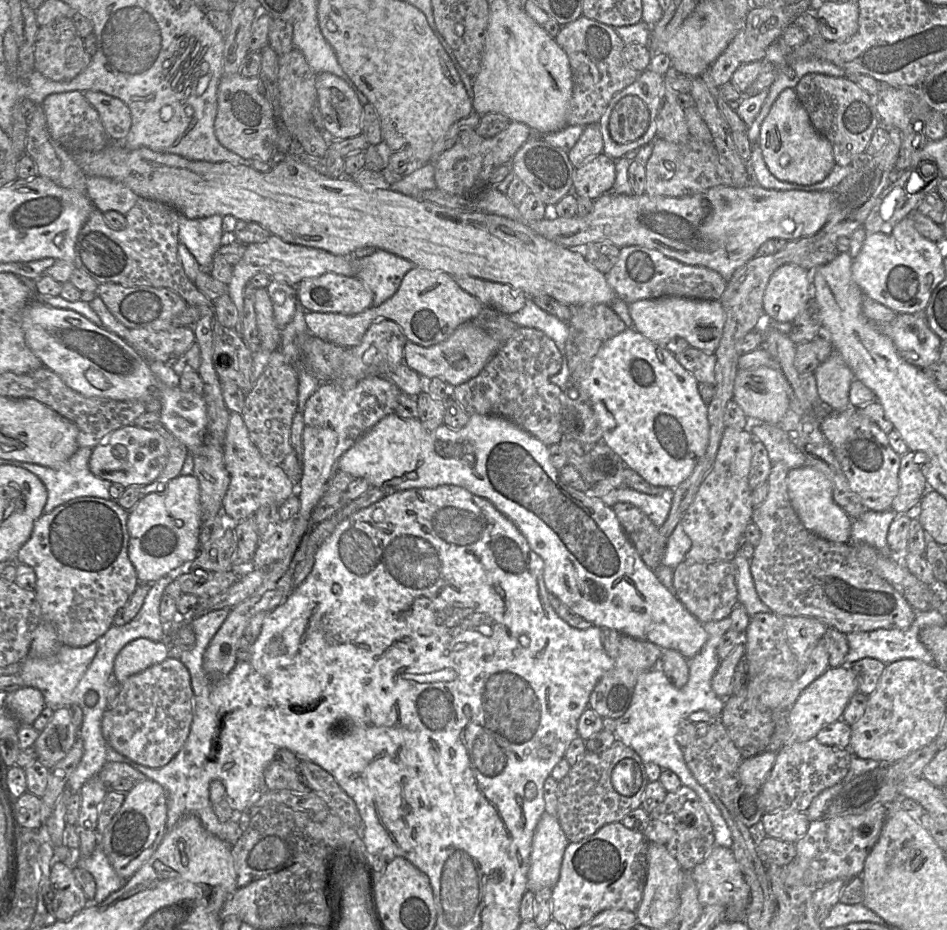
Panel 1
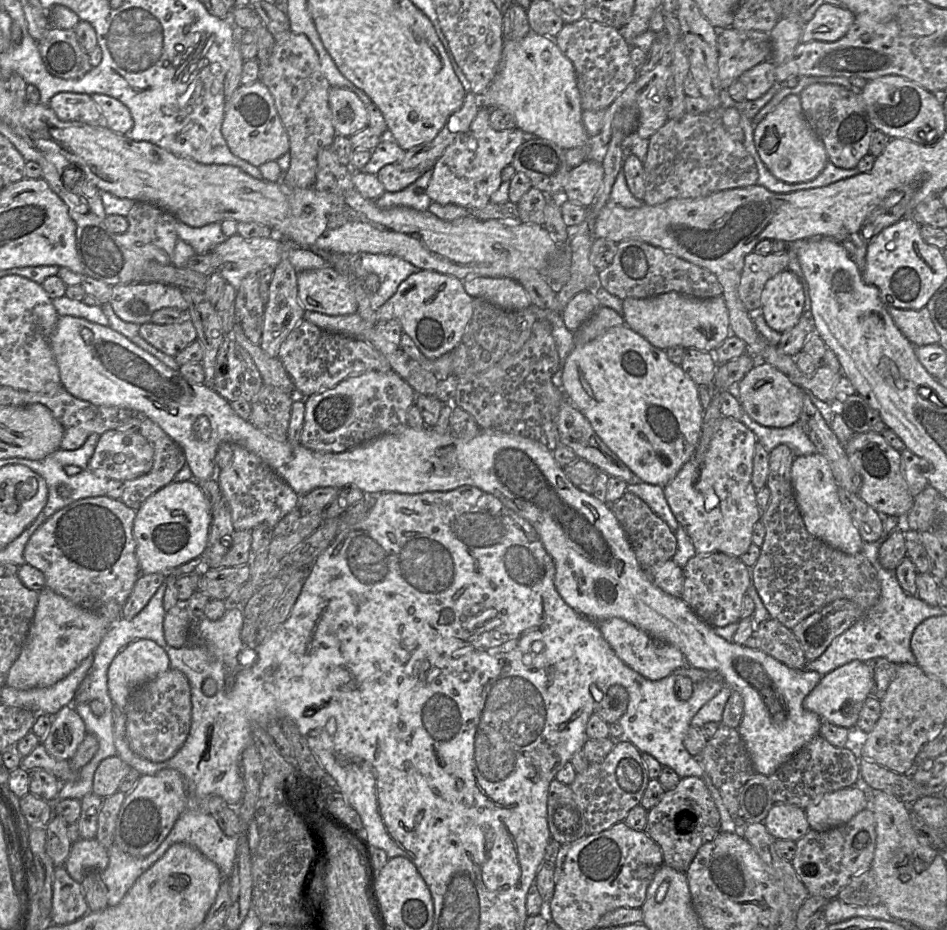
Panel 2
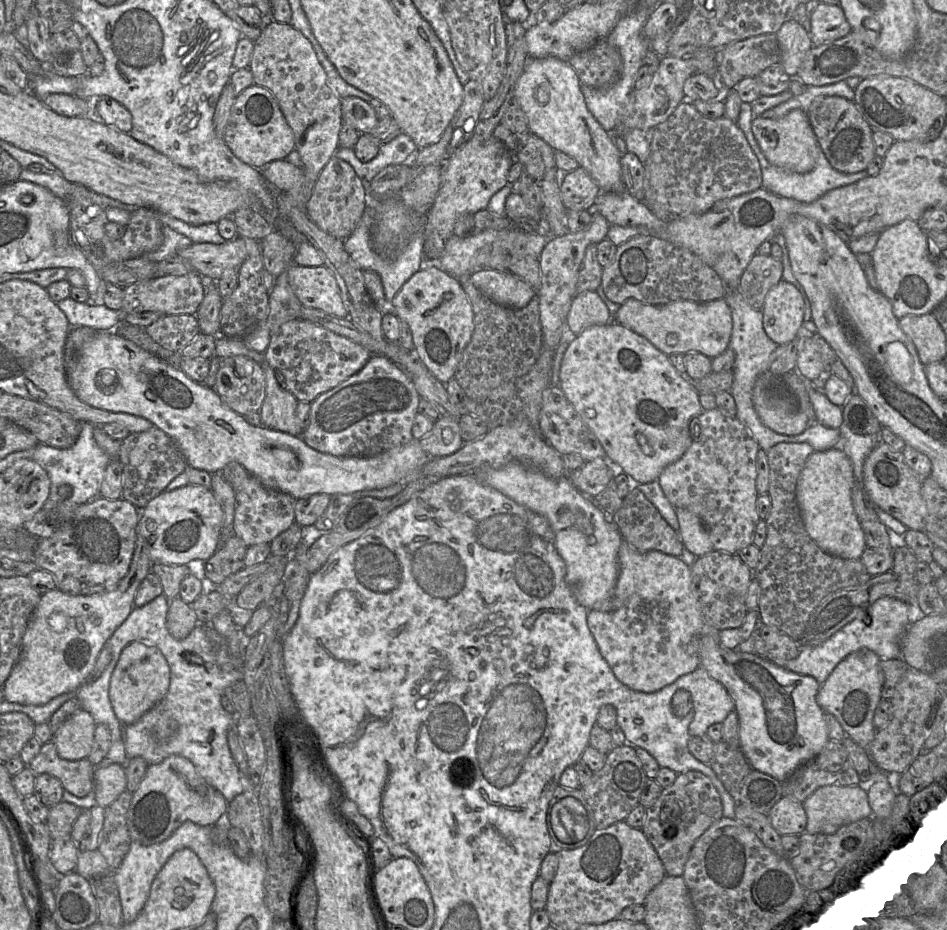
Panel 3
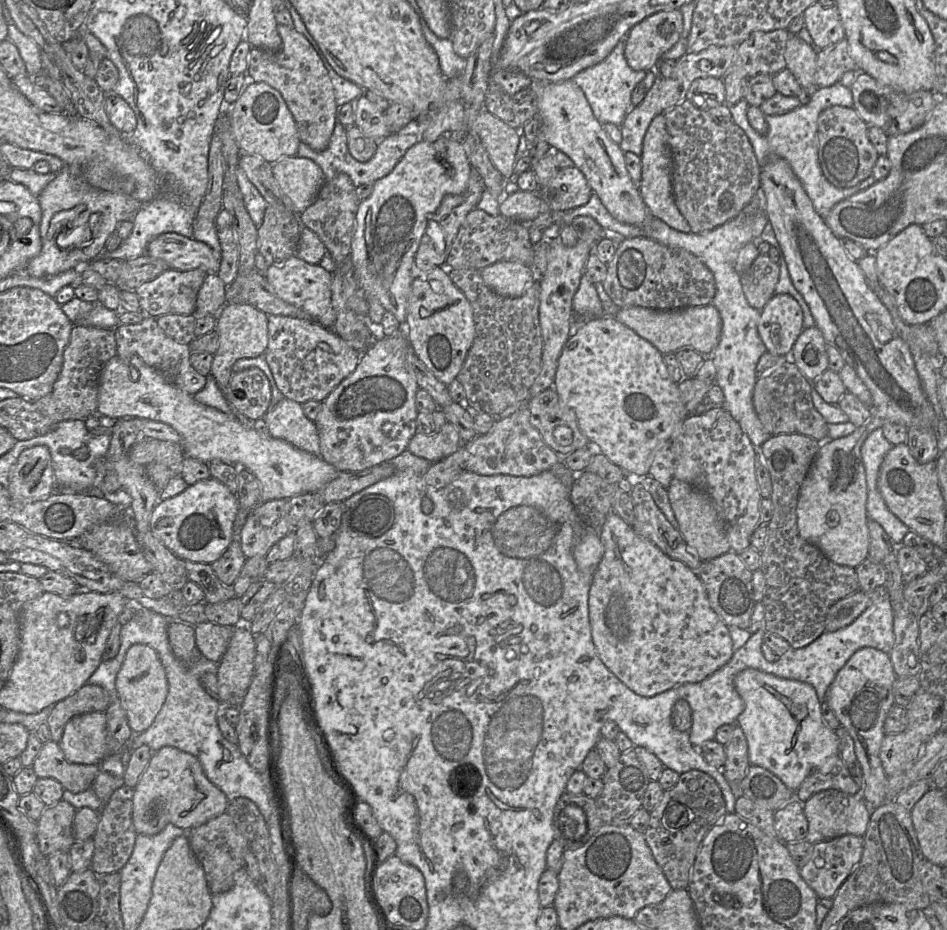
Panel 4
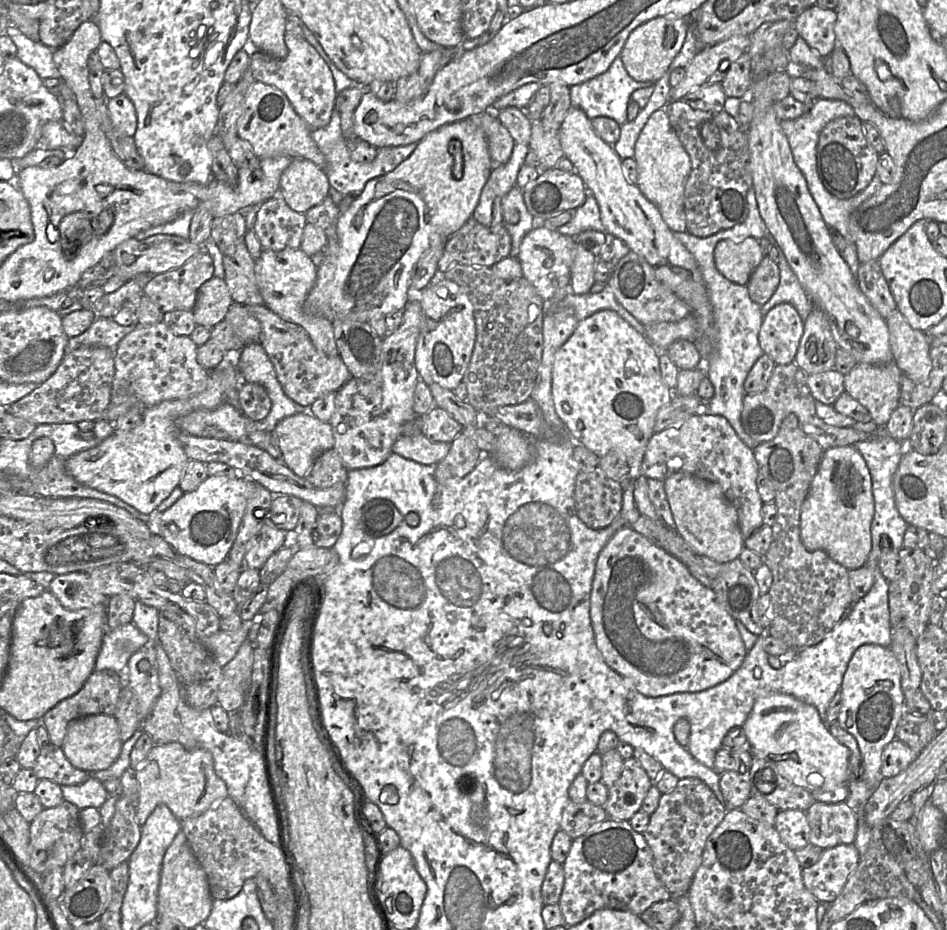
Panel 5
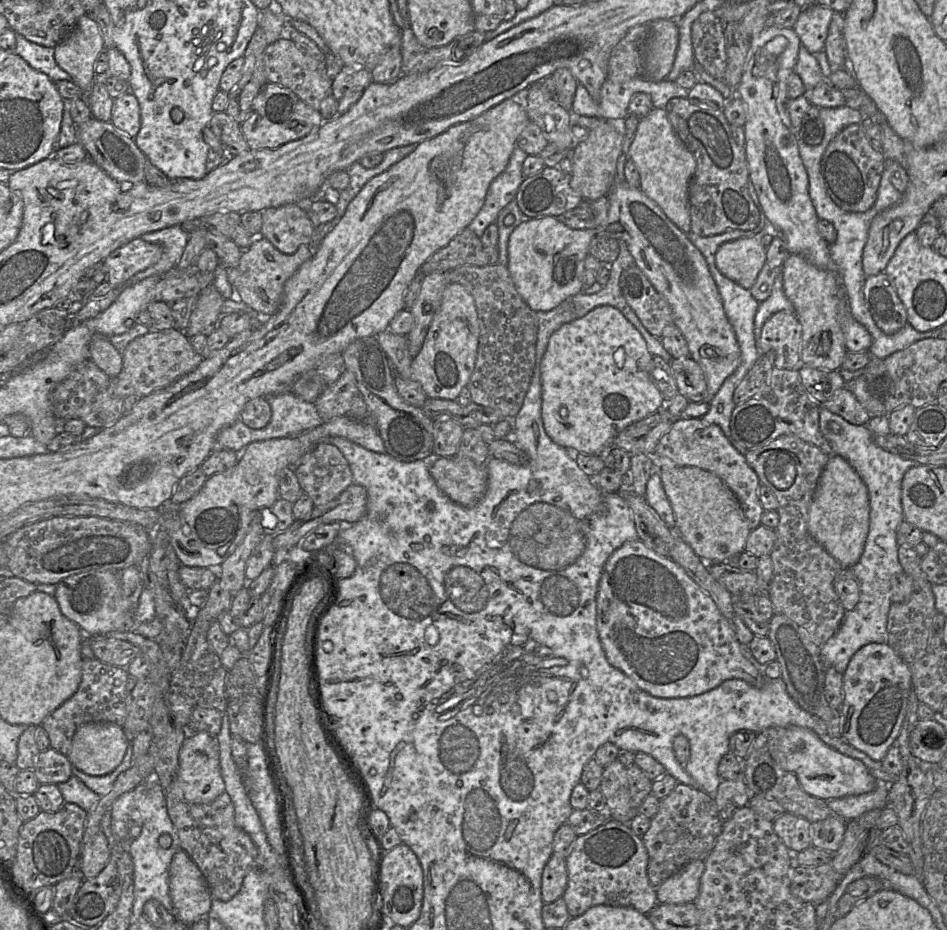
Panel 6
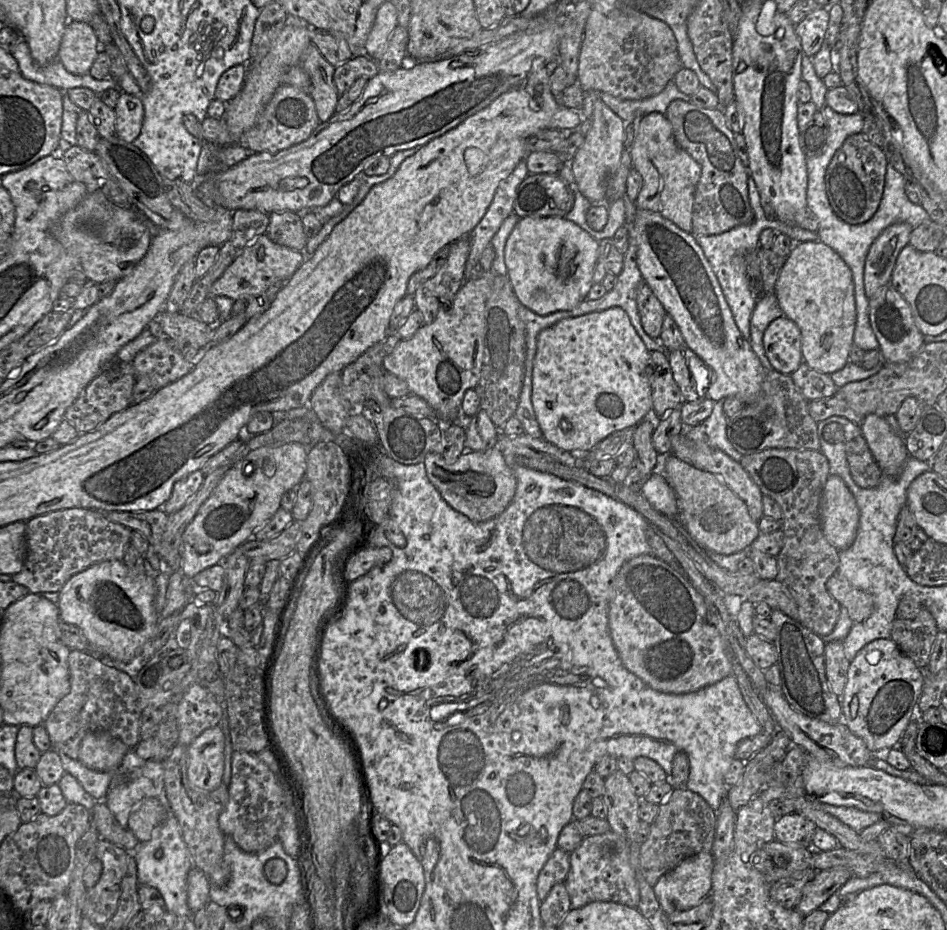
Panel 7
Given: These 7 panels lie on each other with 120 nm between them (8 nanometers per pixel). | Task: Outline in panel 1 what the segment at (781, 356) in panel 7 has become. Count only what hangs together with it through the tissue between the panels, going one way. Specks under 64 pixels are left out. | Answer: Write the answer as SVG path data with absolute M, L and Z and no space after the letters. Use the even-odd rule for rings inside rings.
M784 264L771 275L764 297L764 312L773 321L792 323L803 311L813 271L797 264Z

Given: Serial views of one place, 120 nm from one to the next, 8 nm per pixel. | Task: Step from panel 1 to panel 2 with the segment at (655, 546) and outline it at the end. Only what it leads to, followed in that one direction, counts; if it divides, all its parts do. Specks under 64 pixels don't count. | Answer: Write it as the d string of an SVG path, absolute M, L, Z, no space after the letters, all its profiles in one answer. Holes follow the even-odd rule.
M626 491L621 498L609 506L626 533L639 565L644 570L670 560L674 556L677 551L675 533L642 499Z

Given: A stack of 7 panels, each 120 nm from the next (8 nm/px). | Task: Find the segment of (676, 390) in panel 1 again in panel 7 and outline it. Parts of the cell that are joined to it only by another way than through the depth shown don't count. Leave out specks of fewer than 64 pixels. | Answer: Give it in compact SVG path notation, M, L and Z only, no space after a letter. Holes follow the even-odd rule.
M619 306L564 318L543 329L537 336L533 361L532 404L544 438L567 451L589 450L615 431L635 427L645 418L654 419L648 375L651 366L651 352Z

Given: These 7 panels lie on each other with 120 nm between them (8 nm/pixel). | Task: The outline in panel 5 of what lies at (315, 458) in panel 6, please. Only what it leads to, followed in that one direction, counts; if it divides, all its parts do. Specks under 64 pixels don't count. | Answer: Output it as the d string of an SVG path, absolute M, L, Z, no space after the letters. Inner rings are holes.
M334 448L321 453L305 475L305 479L314 487L327 489L337 483L347 481L348 470Z

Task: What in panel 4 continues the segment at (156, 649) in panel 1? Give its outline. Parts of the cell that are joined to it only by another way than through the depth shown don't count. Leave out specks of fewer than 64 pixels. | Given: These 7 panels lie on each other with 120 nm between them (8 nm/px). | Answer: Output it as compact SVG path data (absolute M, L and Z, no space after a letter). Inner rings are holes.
M133 644L129 647L116 676L116 690L133 733L139 734L147 730L160 711L168 693L165 669L152 647L146 644Z

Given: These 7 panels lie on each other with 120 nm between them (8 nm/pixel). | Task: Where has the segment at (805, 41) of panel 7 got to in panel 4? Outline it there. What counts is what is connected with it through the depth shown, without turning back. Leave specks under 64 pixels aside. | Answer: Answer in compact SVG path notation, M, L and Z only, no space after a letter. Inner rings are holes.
M816 2L803 12L804 27L815 45L824 49L845 38L845 30L836 6L825 8Z

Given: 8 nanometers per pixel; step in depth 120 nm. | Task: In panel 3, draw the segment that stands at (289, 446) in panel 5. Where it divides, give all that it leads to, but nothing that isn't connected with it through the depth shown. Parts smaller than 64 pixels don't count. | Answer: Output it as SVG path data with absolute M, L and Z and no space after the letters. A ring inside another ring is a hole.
M266 362L259 364L265 374L266 396L260 409L261 423L264 427L279 430L293 436L301 436L303 424L296 415L298 400L283 387L284 378L280 372L277 377L274 369Z

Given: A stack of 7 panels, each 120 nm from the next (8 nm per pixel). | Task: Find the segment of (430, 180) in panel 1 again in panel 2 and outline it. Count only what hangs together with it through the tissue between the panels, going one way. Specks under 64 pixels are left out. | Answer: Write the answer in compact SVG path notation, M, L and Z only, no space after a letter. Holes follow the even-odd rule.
M432 169L426 171L420 178L403 190L398 192L385 191L380 198L374 200L375 204L380 209L403 206L421 212L428 211L432 201L426 190L431 178Z

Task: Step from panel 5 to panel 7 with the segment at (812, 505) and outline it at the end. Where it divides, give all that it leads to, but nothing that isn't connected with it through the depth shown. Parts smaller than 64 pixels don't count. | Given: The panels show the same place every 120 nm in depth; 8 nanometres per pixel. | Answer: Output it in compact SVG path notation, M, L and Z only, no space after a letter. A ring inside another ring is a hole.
M830 474L820 501L821 526L827 541L837 550L849 548L857 535L859 509L840 476Z

